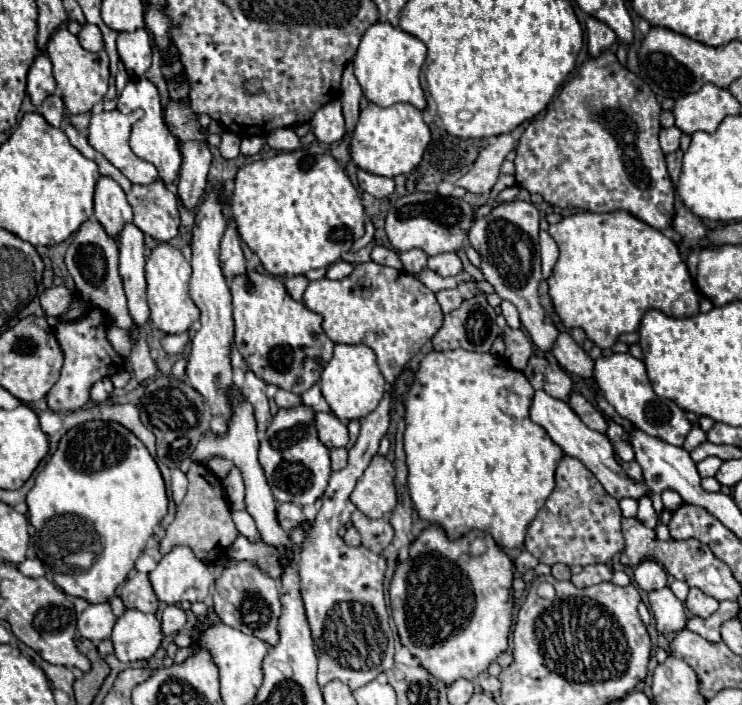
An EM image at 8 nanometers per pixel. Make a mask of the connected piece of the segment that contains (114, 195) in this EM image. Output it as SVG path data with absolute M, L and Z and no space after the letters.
M101 176L95 186L95 218L103 224L103 228L119 238L123 224L131 222L131 206L127 204L125 192L111 176Z

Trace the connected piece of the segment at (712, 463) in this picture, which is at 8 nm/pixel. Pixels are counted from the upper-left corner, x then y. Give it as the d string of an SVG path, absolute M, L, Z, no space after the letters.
M709 456L709 458L701 460L701 462L697 464L697 470L699 470L701 478L715 476L715 474L717 474L717 470L719 470L719 466L721 466L721 462L723 462L723 460L719 460L719 458L715 458L715 456Z

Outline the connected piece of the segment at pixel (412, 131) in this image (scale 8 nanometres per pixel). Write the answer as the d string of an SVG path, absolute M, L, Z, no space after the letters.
M367 104L359 114L359 122L351 138L351 158L367 172L393 178L397 174L411 172L421 162L429 142L431 132L423 120L423 110L411 104L393 104L389 108Z

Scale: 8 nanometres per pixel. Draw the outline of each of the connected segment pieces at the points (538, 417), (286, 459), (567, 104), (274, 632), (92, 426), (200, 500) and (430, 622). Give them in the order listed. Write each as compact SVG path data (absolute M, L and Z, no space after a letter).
M535 392L535 398L533 398L533 406L531 406L531 420L539 426L543 426L547 430L547 434L553 438L553 442L557 442L563 452L567 456L573 456L577 460L581 460L595 476L597 480L603 484L603 488L617 500L623 500L623 498L633 498L633 500L641 500L643 496L653 496L651 494L651 488L647 486L645 480L633 480L627 476L627 472L623 470L621 462L617 460L615 456L615 450L613 450L613 444L609 442L609 438L603 434L603 432L597 432L597 430L591 430L587 428L579 416L569 408L569 404L553 398L553 396L547 396L545 392Z
M305 404L295 408L279 408L265 432L265 438L261 440L259 464L267 470L267 482L277 502L307 506L323 496L331 476L331 460L329 448L321 444L317 436L315 410Z
M603 50L597 58L589 58L577 74L561 88L557 102L549 102L543 118L533 118L517 144L515 180L531 194L537 192L545 202L559 208L583 208L589 212L627 210L645 224L665 230L673 224L673 182L667 174L665 154L657 134L661 106L651 88L631 74L611 50Z
M229 564L221 576L215 580L213 594L213 610L219 620L231 628L239 628L245 634L253 634L267 642L269 646L279 644L277 622L281 616L281 598L279 598L279 582L271 580L265 572L259 572L253 564Z
M99 420L75 426L61 438L57 452L35 478L35 486L27 494L27 506L29 522L35 528L37 556L53 572L53 582L69 596L99 604L109 602L135 568L155 526L167 514L169 498L161 470L145 444L119 422Z
M193 462L189 466L187 478L189 478L187 494L185 494L183 502L179 504L177 516L175 516L173 524L167 528L167 534L161 540L159 550L161 550L161 554L169 554L175 546L183 544L183 546L189 546L199 560L215 562L235 542L235 538L239 536L239 530L235 528L231 514L229 514L229 506L223 500L221 480L205 464L199 464L199 462Z
M431 524L421 530L421 534L409 546L409 558L397 564L397 570L391 578L389 596L391 612L397 624L401 644L419 658L421 666L427 668L435 678L445 684L455 682L457 678L473 680L479 672L485 672L487 666L507 650L507 640L513 624L513 562L503 552L501 546L493 540L491 534L483 534L487 540L487 550L479 558L473 558L467 552L469 542L481 532L471 530L459 540L449 540L445 530Z

